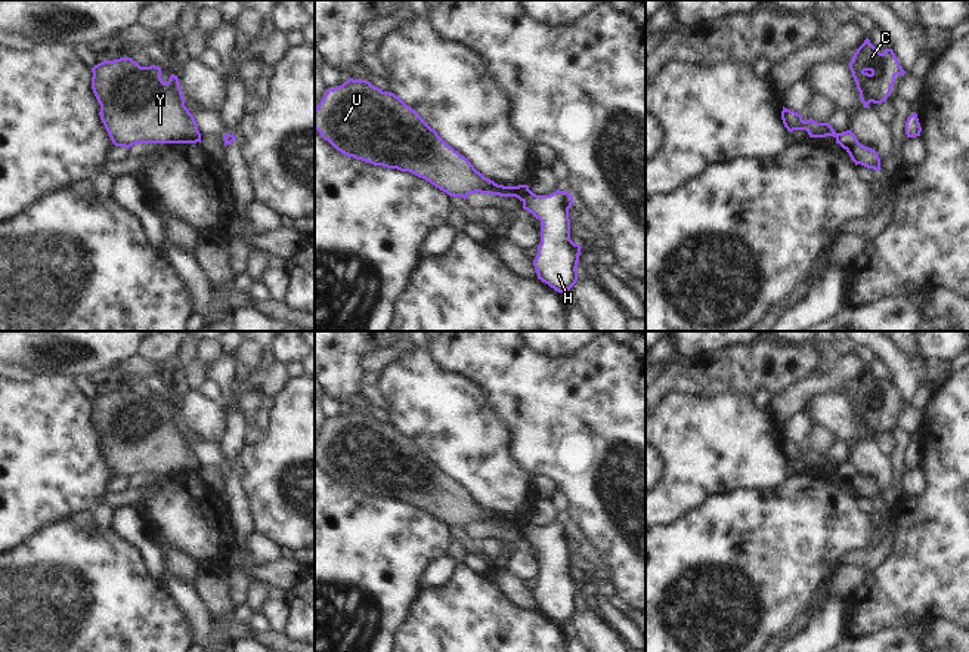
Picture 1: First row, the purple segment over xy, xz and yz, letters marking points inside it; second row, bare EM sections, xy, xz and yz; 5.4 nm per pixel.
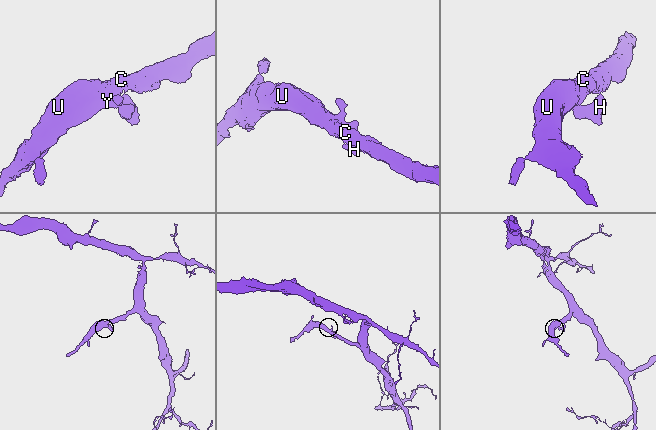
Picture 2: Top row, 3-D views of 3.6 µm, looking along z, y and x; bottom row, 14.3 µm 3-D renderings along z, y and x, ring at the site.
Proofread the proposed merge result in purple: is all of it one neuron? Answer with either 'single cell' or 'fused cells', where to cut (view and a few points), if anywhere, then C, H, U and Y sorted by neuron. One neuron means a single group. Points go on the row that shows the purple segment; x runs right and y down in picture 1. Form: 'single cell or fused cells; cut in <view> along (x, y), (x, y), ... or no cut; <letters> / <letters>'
fused cells; cut in xz along (531, 191), (522, 200); C U Y / H

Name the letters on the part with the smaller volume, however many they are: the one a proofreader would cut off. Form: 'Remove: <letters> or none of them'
Remove: H

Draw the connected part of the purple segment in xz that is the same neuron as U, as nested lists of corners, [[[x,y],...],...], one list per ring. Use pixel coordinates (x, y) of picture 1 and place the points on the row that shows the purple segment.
[[[349,77],[341,86],[328,89],[315,108],[315,129],[337,151],[347,157],[374,166],[409,172],[451,197],[465,200],[470,194],[480,192],[516,197],[523,201],[530,192],[527,185],[504,186],[484,177],[464,155],[448,145],[415,109],[408,106],[394,93],[383,92],[366,80],[353,80]]]

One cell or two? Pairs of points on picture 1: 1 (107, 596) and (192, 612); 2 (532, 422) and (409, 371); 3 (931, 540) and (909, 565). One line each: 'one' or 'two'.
1: two
2: two
3: one

